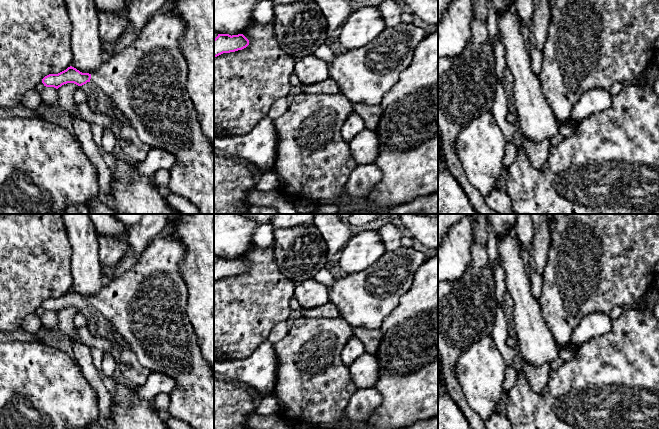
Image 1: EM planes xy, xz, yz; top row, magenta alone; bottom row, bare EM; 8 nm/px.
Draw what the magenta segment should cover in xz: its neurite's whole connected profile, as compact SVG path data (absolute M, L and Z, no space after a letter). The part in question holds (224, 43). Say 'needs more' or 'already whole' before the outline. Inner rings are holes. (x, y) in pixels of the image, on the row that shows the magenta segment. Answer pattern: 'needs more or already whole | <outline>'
already whole | M218 34L214 39L214 57L223 53L242 50L249 45L249 40L243 35Z

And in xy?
needs more | M174 11L155 14L132 45L111 56L92 74L82 73L70 66L58 74L45 76L42 83L46 87L56 89L67 83L82 86L91 81L97 84L124 114L142 142L151 148L163 149L176 157L175 165L169 170L169 190L191 201L200 214L214 214L214 151L210 140L201 130L194 104L186 90L188 64L180 48L185 29L184 20Z

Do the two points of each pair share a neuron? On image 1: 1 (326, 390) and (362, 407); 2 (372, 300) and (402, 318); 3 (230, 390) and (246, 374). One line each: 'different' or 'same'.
1: different
2: different
3: different

